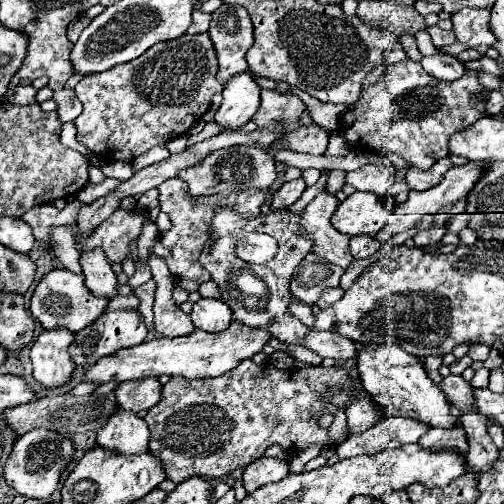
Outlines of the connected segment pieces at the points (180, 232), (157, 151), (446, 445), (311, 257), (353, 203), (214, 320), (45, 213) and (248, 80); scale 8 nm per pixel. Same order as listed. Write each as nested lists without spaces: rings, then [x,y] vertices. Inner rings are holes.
[[[168,179],[158,187],[160,193],[160,209],[170,217],[172,221],[172,229],[162,233],[160,243],[170,249],[170,255],[164,259],[172,277],[176,279],[190,279],[196,281],[198,285],[211,280],[211,275],[206,269],[198,263],[198,257],[202,253],[202,247],[206,245],[206,241],[210,239],[210,225],[212,225],[212,217],[220,207],[232,207],[236,213],[244,215],[244,217],[256,217],[260,215],[260,205],[264,203],[268,191],[264,193],[256,193],[256,189],[248,189],[244,193],[224,193],[224,195],[214,195],[214,197],[194,197],[188,191],[180,191],[186,184],[180,179]]]
[[[156,146],[147,153],[144,153],[133,160],[133,172],[137,173],[140,169],[156,164],[164,159],[167,159],[169,156],[170,152],[166,146]]]
[[[460,425],[452,427],[452,429],[430,429],[428,433],[424,433],[418,439],[418,445],[422,449],[432,449],[432,451],[456,451],[456,453],[466,453],[468,451],[468,441],[464,437],[464,429],[460,429]]]
[[[308,253],[290,279],[290,295],[306,305],[314,305],[320,293],[328,287],[340,285],[340,275],[344,273],[342,267],[336,267],[314,253]]]
[[[354,191],[346,201],[342,201],[332,215],[332,225],[336,231],[356,237],[370,235],[374,237],[386,223],[390,209],[374,193]]]
[[[220,299],[196,301],[190,317],[192,317],[192,323],[196,325],[196,329],[208,331],[208,333],[220,333],[220,331],[228,329],[228,325],[232,323],[232,311]]]
[[[74,199],[66,204],[62,211],[58,211],[54,205],[46,203],[46,205],[36,205],[30,211],[26,211],[22,215],[22,219],[32,227],[32,233],[38,241],[44,241],[46,245],[50,245],[50,229],[58,227],[58,225],[70,225],[72,231],[76,233],[76,215],[80,211],[82,203],[78,199]]]
[[[252,73],[232,77],[232,83],[224,87],[222,95],[224,101],[214,115],[214,123],[220,127],[220,133],[244,127],[260,107],[260,87]]]

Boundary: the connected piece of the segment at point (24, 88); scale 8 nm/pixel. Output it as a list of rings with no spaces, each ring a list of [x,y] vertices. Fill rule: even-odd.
[[[18,85],[16,93],[10,93],[10,105],[32,105],[36,103],[36,89],[32,85]]]

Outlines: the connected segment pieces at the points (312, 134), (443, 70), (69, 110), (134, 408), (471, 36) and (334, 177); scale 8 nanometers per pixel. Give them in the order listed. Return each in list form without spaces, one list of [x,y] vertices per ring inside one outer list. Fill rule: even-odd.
[[[318,125],[300,127],[300,129],[296,129],[296,135],[292,135],[292,131],[290,131],[280,141],[274,141],[270,147],[272,149],[290,149],[296,153],[324,155],[326,147],[328,147],[328,133]]]
[[[432,55],[422,59],[422,67],[440,81],[454,81],[464,75],[464,65],[450,55]]]
[[[60,89],[60,91],[54,91],[54,101],[58,103],[58,119],[62,123],[68,123],[68,121],[74,121],[76,115],[82,111],[82,103],[76,99],[74,91],[72,89]]]
[[[158,379],[124,381],[116,389],[116,403],[124,411],[138,413],[142,409],[154,407],[162,399],[162,385]]]
[[[464,7],[452,15],[454,33],[460,43],[466,43],[470,49],[478,45],[494,45],[494,37],[488,29],[488,9]]]
[[[330,171],[330,179],[328,179],[328,193],[336,193],[338,189],[342,189],[344,185],[344,177],[346,177],[346,171]]]

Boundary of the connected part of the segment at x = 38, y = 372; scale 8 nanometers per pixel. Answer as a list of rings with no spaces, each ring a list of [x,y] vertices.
[[[66,329],[42,331],[30,349],[34,379],[46,389],[58,389],[72,379],[76,365],[68,357],[72,333]]]

